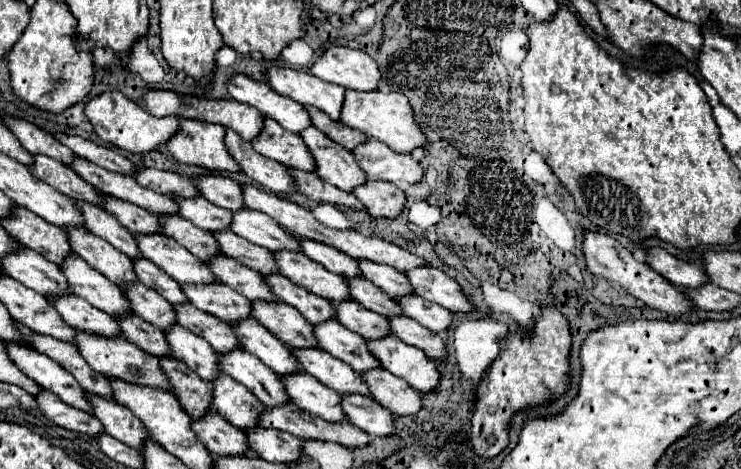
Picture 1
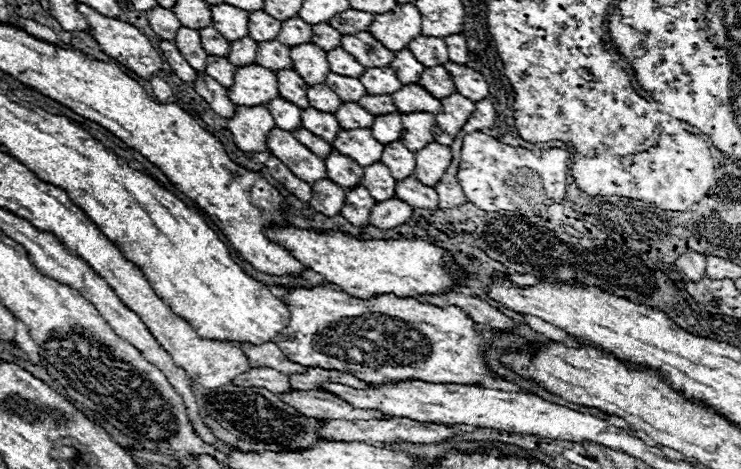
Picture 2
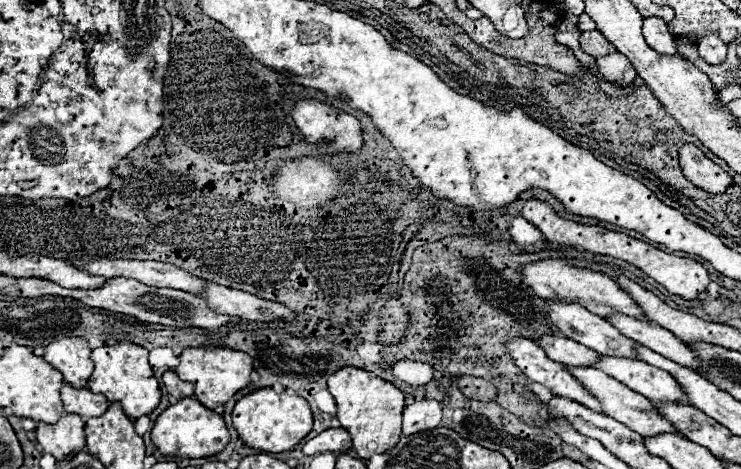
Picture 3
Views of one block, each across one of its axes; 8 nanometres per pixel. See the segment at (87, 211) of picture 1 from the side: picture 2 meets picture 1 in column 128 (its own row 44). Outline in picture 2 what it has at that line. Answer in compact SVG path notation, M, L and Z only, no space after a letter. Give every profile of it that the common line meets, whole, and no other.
M246 36L238 42L232 42L232 50L228 60L232 60L232 64L236 66L244 66L244 64L256 64L256 42Z

